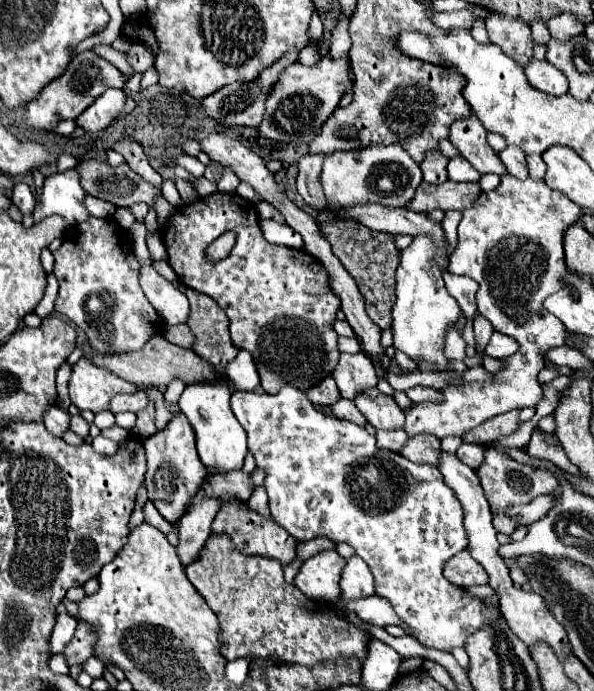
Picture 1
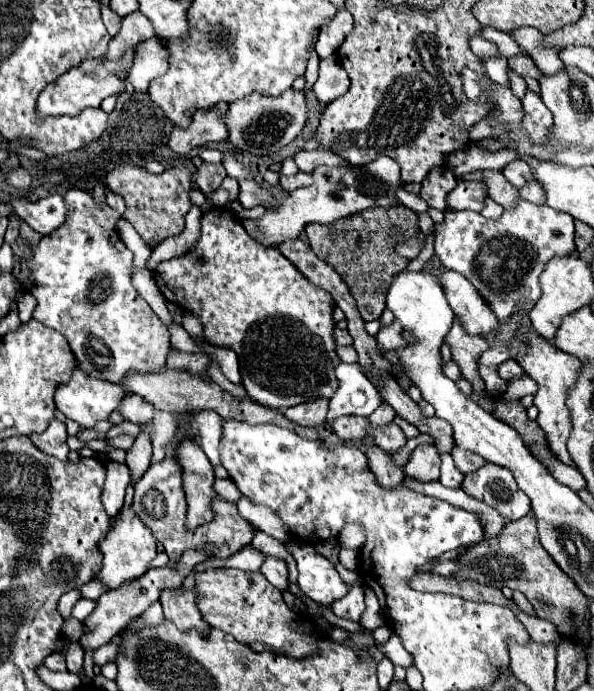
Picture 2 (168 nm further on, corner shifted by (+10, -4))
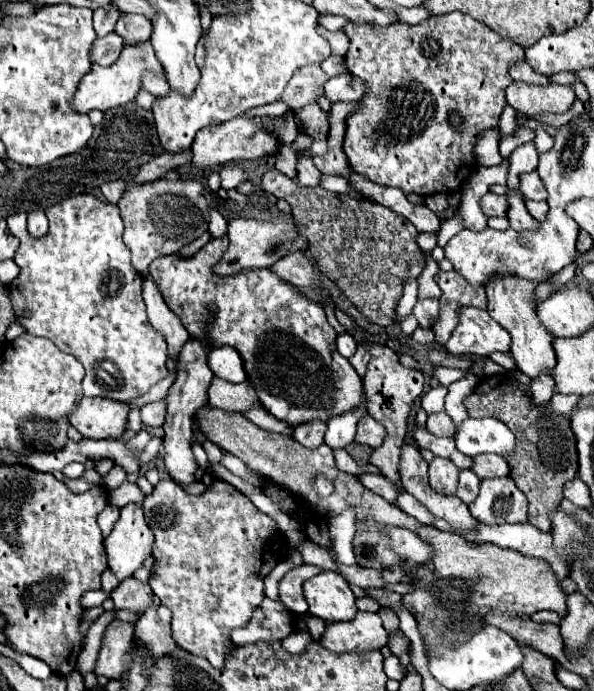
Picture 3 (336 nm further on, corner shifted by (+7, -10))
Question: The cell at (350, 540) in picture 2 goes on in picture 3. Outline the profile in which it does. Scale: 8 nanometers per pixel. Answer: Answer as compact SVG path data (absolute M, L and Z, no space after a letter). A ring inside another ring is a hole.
M363 473L361 477L359 477L359 481L367 487L367 489L371 489L373 493L377 493L377 495L381 495L385 501L389 501L389 503L393 503L395 499L397 499L397 485L391 481L391 479L387 479L387 477L383 477L383 475L371 475L371 473Z

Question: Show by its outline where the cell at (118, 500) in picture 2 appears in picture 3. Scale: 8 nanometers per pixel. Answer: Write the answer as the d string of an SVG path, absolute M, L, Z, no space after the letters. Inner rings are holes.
M105 505L105 509L99 513L99 519L97 519L97 523L99 523L105 537L113 531L113 525L117 523L117 519L119 519L119 507Z

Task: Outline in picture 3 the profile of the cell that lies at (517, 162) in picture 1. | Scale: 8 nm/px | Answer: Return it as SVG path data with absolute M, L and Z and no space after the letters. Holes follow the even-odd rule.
M537 171L523 173L519 177L519 191L523 193L525 199L535 199L535 201L545 201L547 199L547 191L545 191L543 181L539 179Z

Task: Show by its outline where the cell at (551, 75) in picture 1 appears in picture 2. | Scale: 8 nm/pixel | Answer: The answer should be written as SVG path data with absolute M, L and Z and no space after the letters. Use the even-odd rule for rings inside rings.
M526 91L522 105L526 111L524 131L528 133L528 137L532 137L532 141L536 141L536 145L540 145L540 141L544 141L544 137L548 135L548 129L552 125L552 113L542 103L542 97L532 91Z

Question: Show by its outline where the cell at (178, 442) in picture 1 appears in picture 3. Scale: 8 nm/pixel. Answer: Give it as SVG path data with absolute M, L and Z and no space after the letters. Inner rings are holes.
M161 479L153 493L143 501L143 513L147 525L155 533L155 567L151 571L149 585L159 597L161 605L171 609L171 635L179 647L191 651L193 655L205 657L213 667L223 667L223 659L235 647L229 639L231 629L243 627L251 617L251 611L259 607L263 599L263 579L277 565L277 557L283 539L279 535L277 523L261 513L249 497L239 493L233 485L217 479L203 495L189 497L173 479Z

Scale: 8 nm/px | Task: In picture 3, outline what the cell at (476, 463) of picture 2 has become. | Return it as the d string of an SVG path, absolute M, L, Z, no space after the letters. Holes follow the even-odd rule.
M477 455L477 457L473 457L471 471L473 471L479 479L503 477L503 475L509 475L509 473L511 473L507 461L505 461L503 457L499 457L499 455Z

